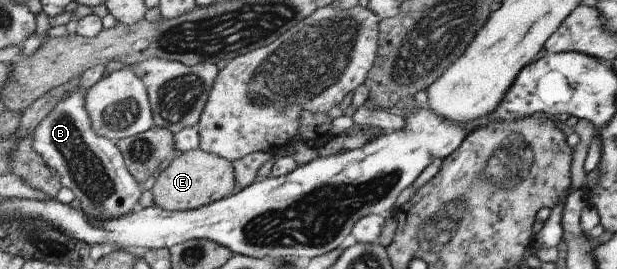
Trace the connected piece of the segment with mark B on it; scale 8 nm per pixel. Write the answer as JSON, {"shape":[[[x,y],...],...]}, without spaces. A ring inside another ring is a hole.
{"shape":[[[70,93],[55,104],[33,130],[31,145],[41,154],[51,175],[76,196],[88,218],[120,216],[139,208],[136,200],[143,190],[126,170],[115,143],[99,137],[91,129],[82,93]]]}

